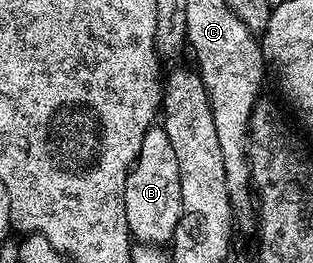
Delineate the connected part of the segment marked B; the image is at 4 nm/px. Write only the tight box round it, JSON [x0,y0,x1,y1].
[125,125,181,247]

